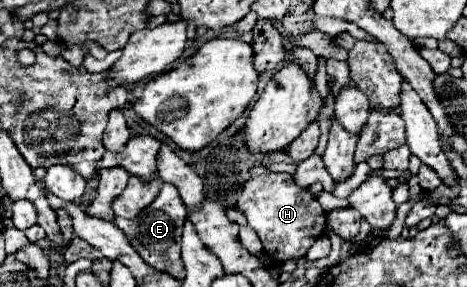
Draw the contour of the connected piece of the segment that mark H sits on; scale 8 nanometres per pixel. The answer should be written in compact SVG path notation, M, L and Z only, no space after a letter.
M264 173L248 179L242 187L236 207L246 215L248 227L252 227L268 257L278 255L278 263L288 259L304 259L310 245L324 233L326 217L316 197L294 183L290 173Z

